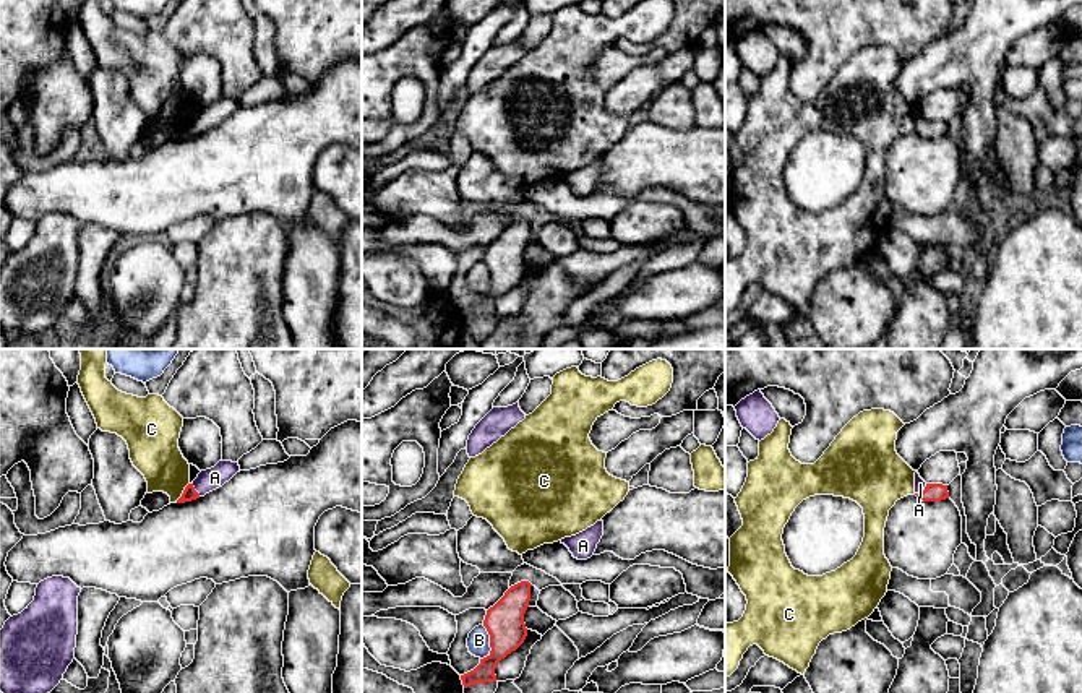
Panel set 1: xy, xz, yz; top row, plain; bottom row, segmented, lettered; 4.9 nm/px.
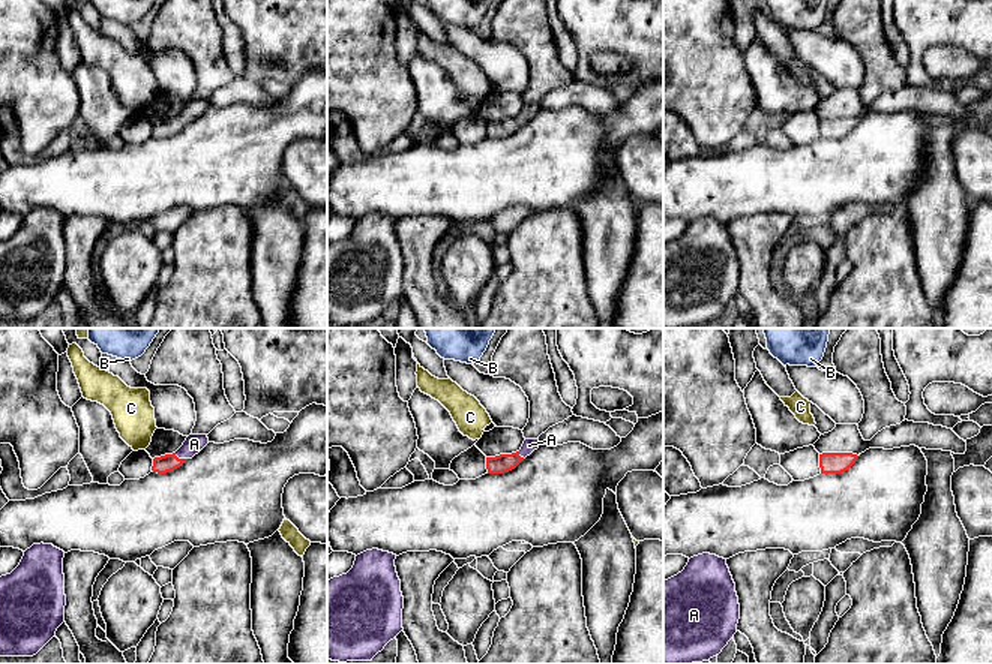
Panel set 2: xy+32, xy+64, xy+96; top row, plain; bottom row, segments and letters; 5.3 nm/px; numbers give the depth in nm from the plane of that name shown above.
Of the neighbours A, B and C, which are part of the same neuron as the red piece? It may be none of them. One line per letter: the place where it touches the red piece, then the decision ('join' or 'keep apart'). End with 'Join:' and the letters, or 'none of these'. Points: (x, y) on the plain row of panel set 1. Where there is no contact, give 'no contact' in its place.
A: yz (923, 127) | join
B: xz (490, 279) | keep apart
C: xy (184, 129) | keep apart
Join: A

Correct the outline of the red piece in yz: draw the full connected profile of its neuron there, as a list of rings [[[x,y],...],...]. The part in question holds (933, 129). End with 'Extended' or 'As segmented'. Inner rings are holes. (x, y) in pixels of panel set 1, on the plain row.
[[[915,109],[915,131],[923,138],[941,138],[949,135],[947,122],[926,120],[918,109]]]. Extended

